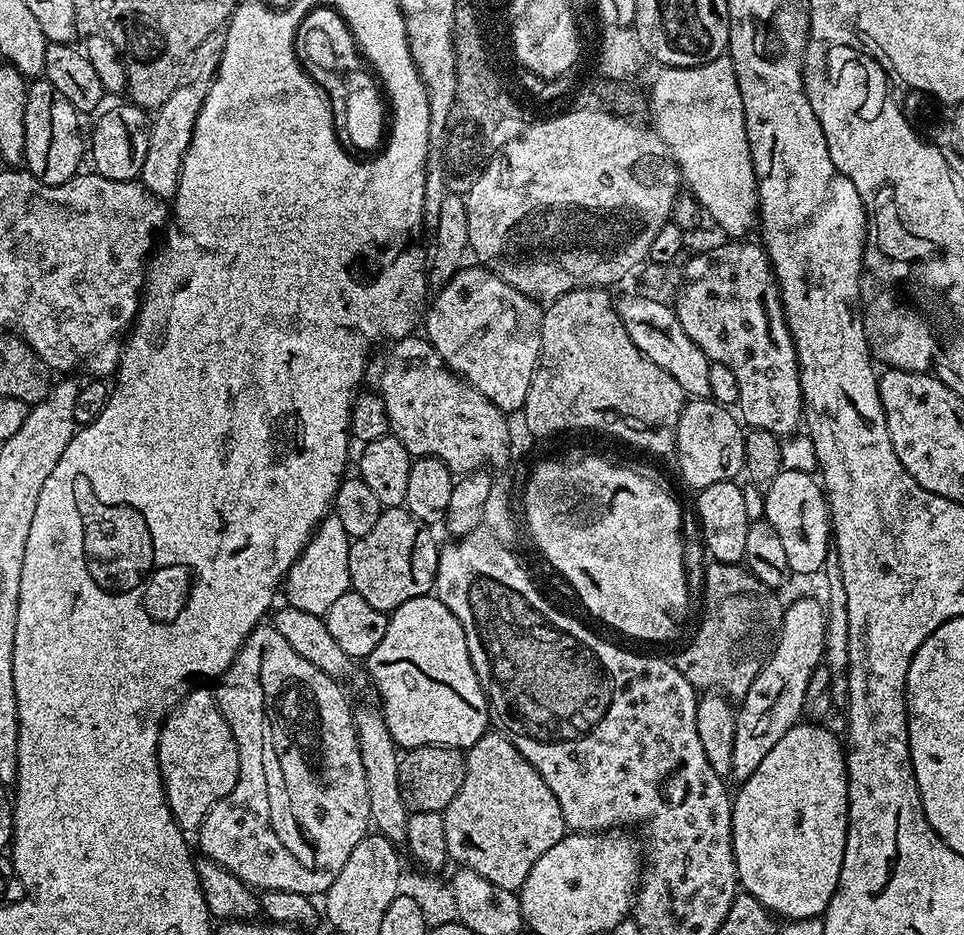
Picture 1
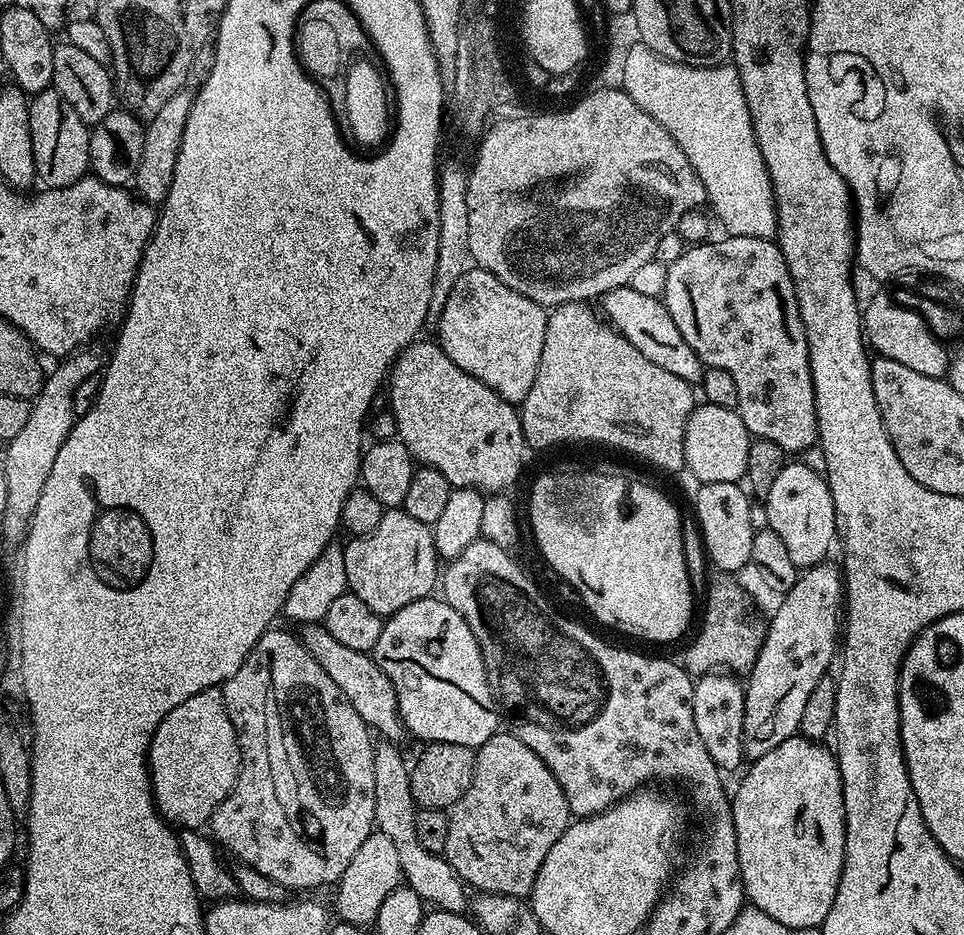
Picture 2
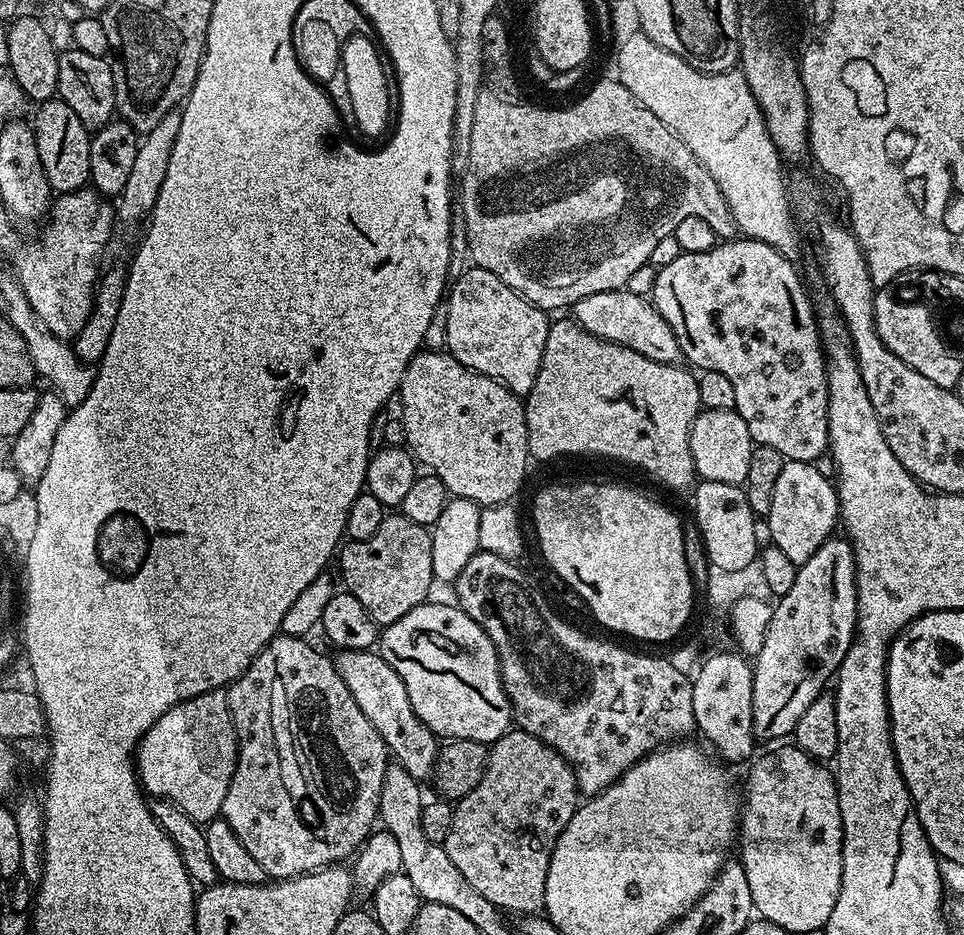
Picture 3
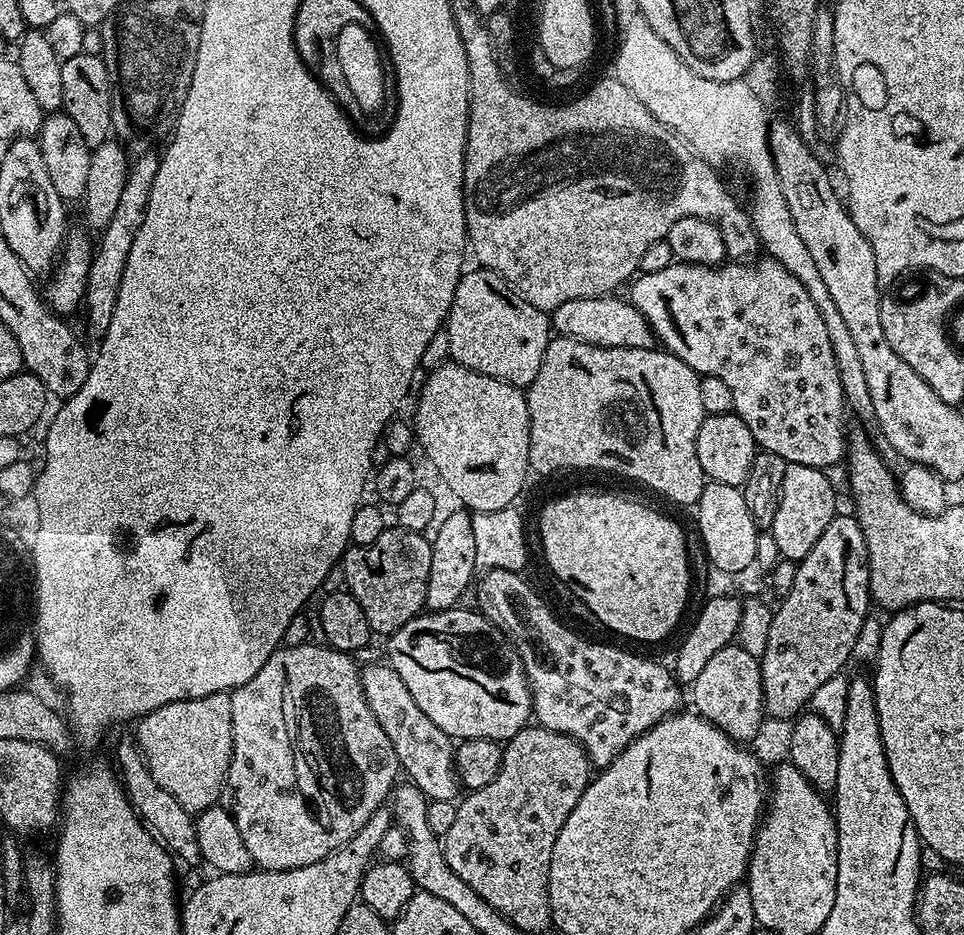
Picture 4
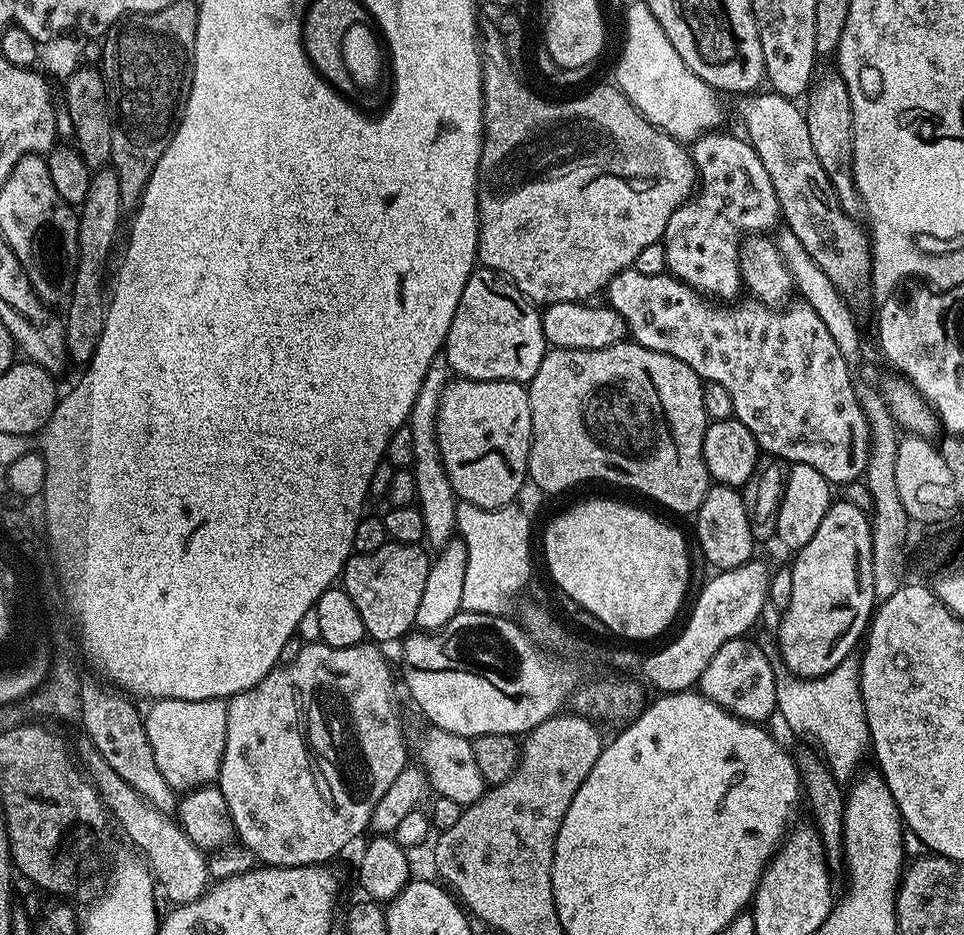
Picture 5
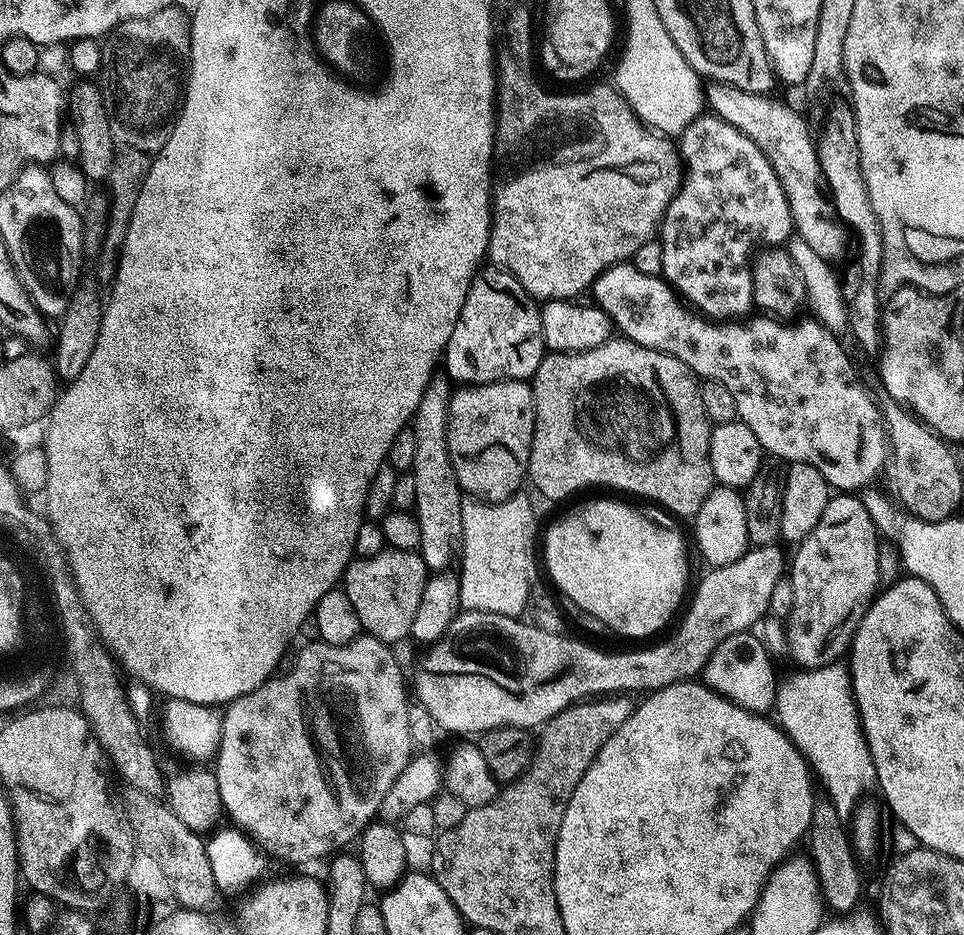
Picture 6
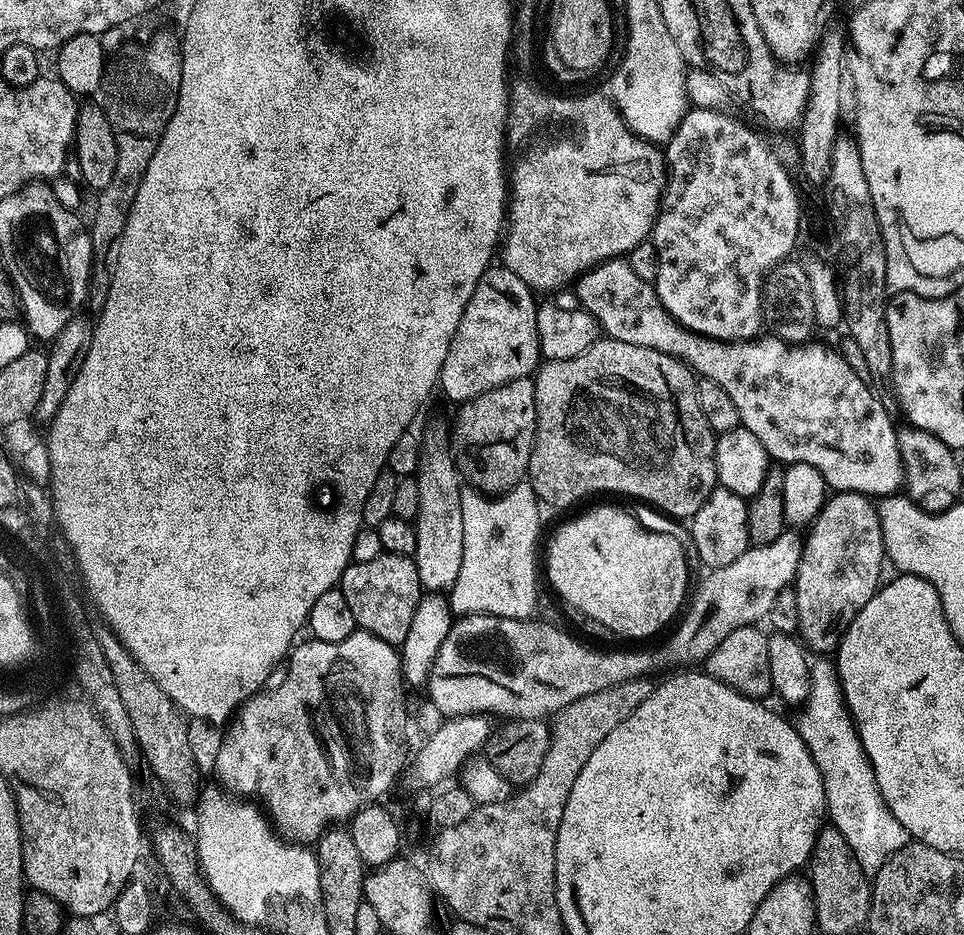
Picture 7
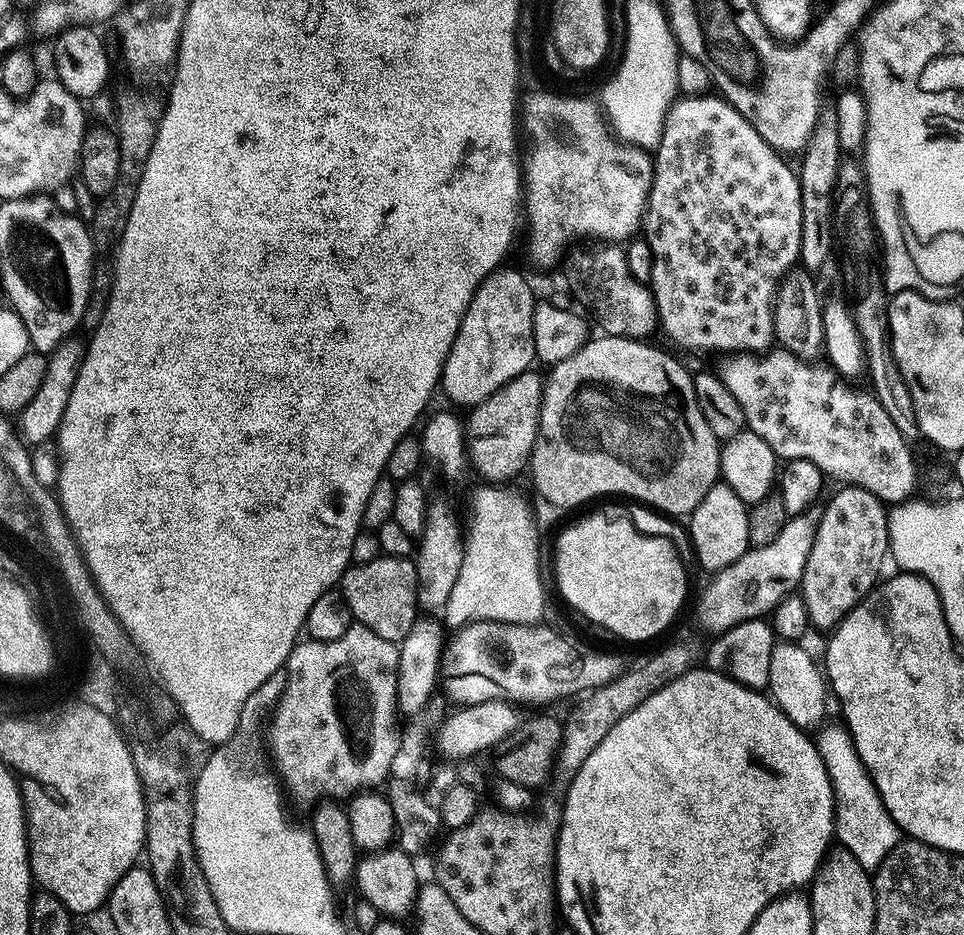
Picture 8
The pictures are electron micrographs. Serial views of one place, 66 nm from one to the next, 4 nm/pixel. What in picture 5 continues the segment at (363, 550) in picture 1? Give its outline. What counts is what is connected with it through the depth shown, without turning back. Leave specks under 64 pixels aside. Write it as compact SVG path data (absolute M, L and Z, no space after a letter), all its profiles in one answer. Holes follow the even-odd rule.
M389 542L373 552L357 552L344 563L342 587L346 594L350 594L354 606L358 606L369 641L381 645L391 640L400 642L413 631L430 567L430 556L422 549L420 544Z

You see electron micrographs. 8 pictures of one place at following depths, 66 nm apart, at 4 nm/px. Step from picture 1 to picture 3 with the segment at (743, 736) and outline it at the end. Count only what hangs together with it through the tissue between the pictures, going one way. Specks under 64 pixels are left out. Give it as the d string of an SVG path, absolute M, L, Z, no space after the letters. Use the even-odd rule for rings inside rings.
M829 538L822 546L818 546L818 550L814 550L814 554L810 554L810 558L804 564L797 567L794 586L790 586L790 590L786 590L786 594L775 601L769 628L766 630L765 641L762 643L762 650L754 657L754 663L752 664L752 677L754 678L752 734L757 741L780 740L783 736L791 737L795 733L798 718L802 718L802 714L809 708L810 702L814 702L814 698L818 698L827 689L824 687L827 686L828 679L830 684L830 681L835 677L836 671L840 668L842 658L846 658L846 654L856 638L856 611L858 610L858 602L856 601L856 559L852 553L852 546L847 539L836 539Z

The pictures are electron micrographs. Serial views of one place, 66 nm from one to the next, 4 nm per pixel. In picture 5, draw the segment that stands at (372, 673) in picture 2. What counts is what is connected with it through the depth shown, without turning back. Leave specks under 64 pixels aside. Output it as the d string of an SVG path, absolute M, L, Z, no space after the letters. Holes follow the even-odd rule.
M429 725L426 731L416 734L409 739L409 751L425 775L427 787L436 796L450 798L458 802L462 808L481 799L486 791L484 779L478 771L474 760L471 741L452 731L442 730L436 725Z

